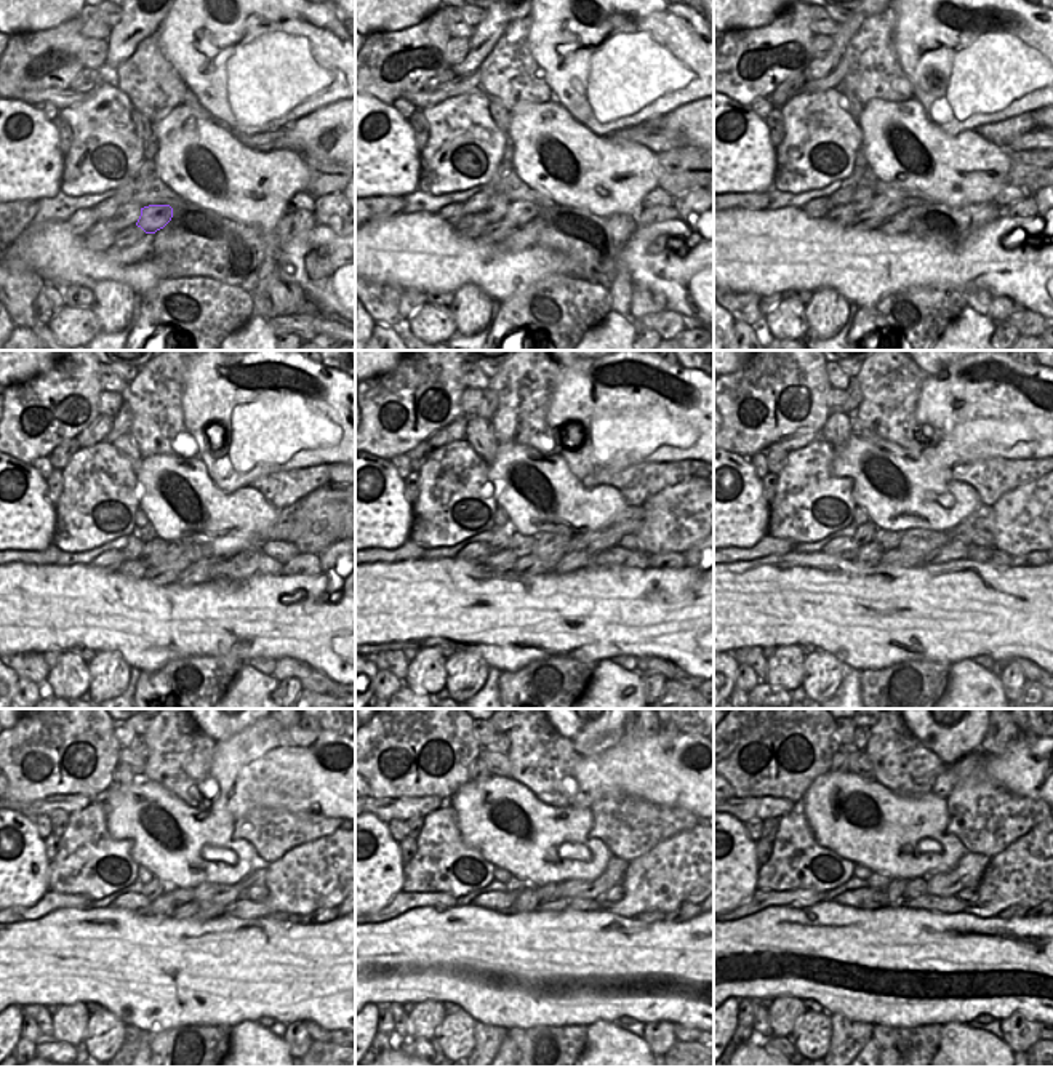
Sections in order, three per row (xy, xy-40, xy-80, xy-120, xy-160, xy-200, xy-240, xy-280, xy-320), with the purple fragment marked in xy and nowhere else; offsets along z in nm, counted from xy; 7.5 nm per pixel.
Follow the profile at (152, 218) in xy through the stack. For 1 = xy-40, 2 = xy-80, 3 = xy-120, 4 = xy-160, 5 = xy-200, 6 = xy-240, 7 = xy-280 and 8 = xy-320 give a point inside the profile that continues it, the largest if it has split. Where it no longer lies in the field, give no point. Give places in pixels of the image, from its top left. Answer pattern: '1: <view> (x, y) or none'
1: xy-40 (519, 213)
2: xy-80 (887, 203)
3: xy-120 (181, 555)
4: xy-160 (548, 547)
5: xy-200 (925, 541)
6: xy-240 (207, 895)
7: xy-280 (616, 867)
8: xy-320 (968, 871)

